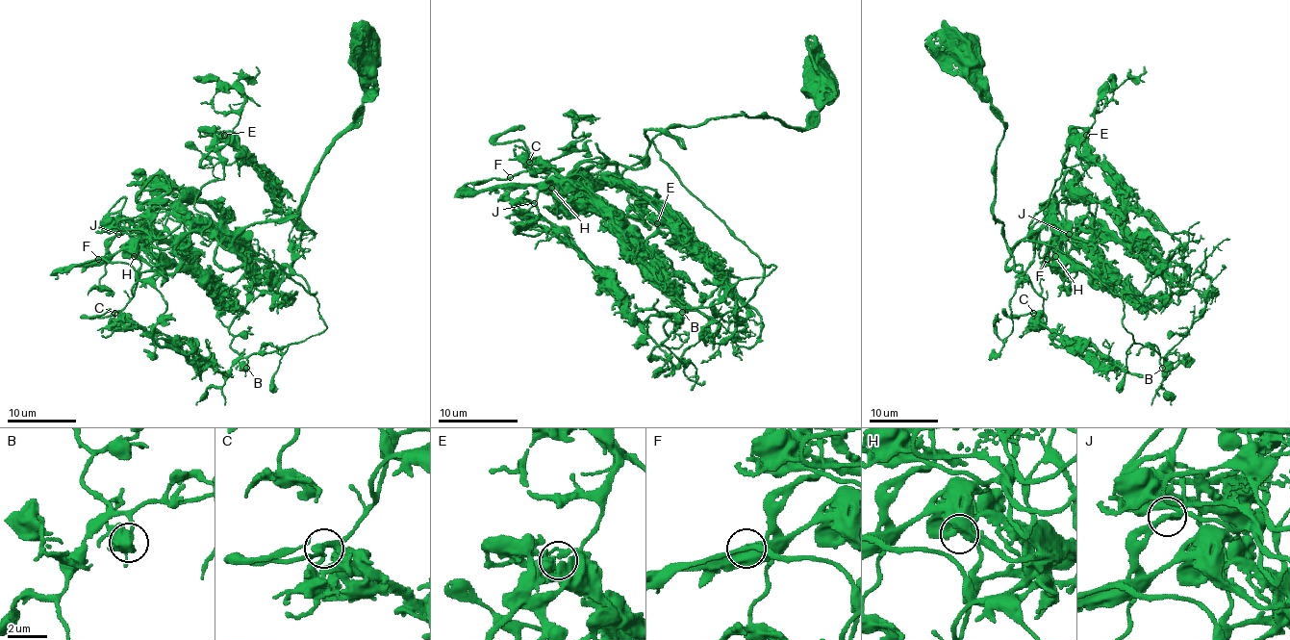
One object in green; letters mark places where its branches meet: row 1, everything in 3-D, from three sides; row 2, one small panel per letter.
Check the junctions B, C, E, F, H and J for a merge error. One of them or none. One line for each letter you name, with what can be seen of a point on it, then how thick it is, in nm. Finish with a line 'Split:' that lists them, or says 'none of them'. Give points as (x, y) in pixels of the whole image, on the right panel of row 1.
Split: none of them

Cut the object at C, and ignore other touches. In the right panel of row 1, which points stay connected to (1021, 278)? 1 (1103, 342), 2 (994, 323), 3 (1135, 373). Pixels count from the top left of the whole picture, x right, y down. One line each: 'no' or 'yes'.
1: no
2: yes
3: no

